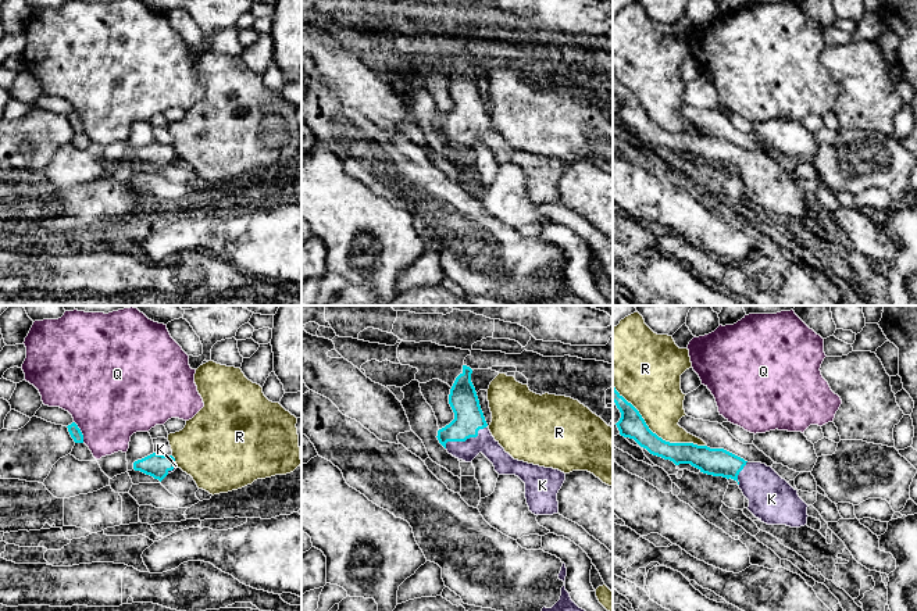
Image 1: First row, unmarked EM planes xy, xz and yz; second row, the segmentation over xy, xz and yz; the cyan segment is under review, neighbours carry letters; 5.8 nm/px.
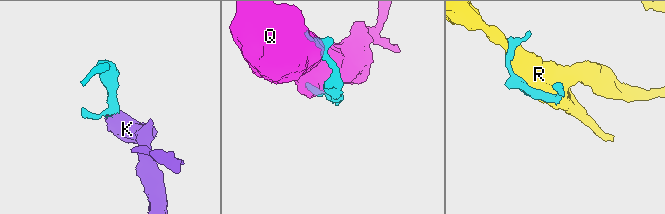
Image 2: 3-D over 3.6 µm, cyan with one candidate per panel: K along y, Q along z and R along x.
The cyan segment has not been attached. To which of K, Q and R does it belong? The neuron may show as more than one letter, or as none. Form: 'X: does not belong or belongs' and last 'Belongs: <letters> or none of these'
K: belongs
Q: does not belong
R: does not belong
Belongs: K

